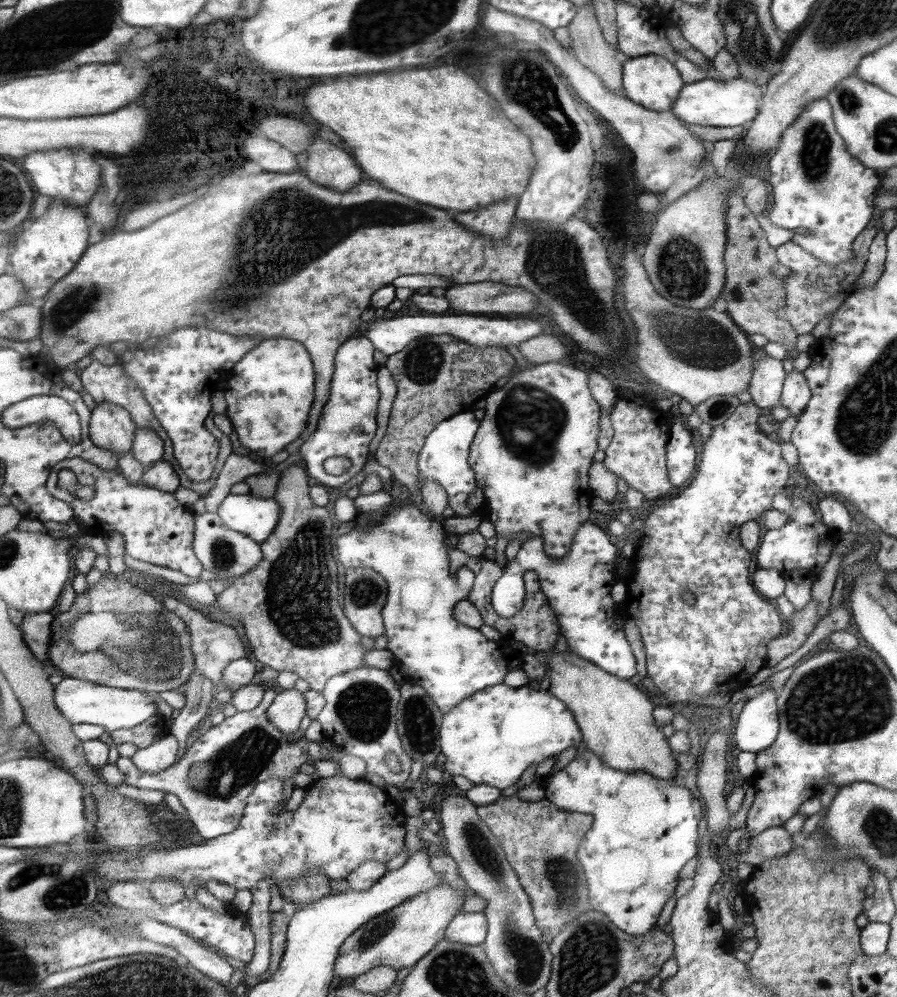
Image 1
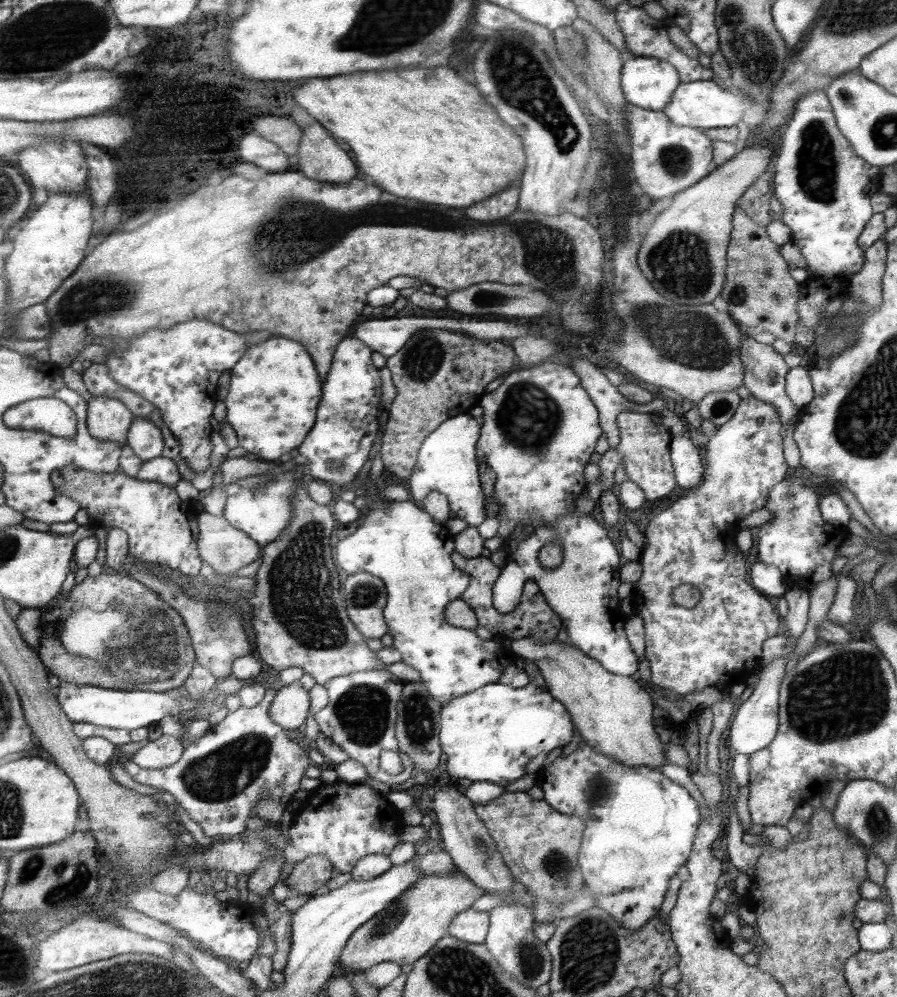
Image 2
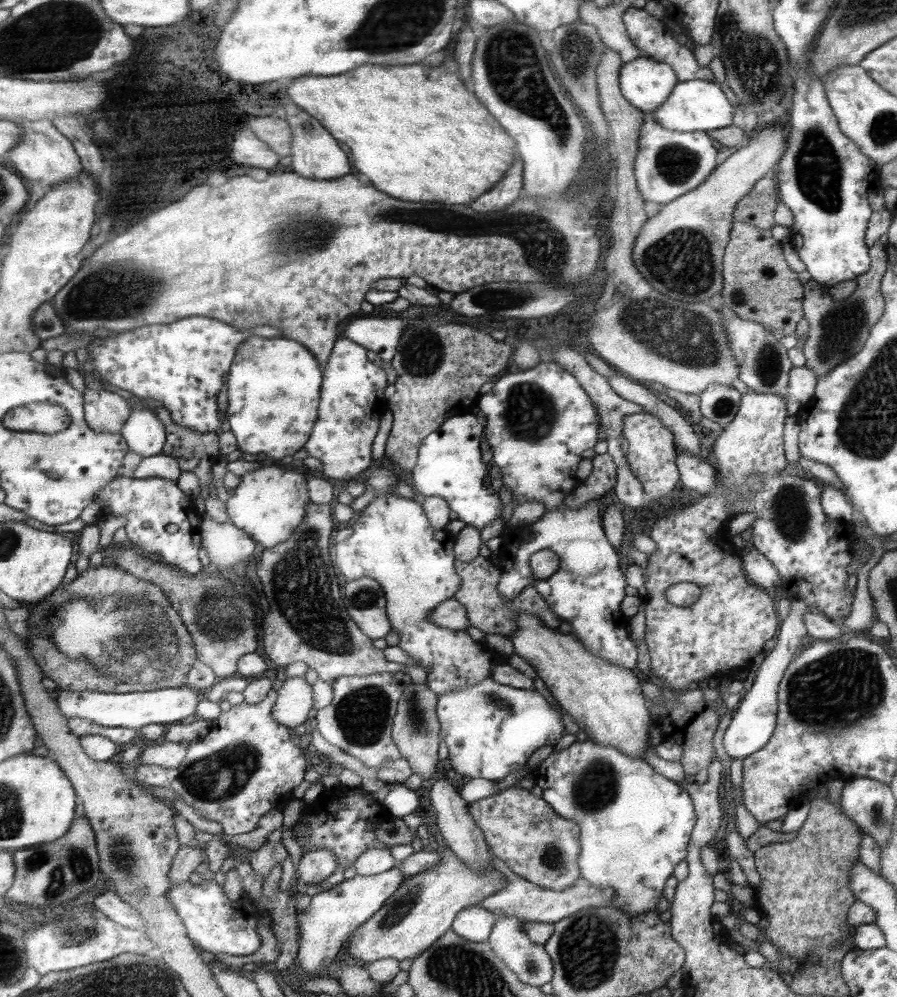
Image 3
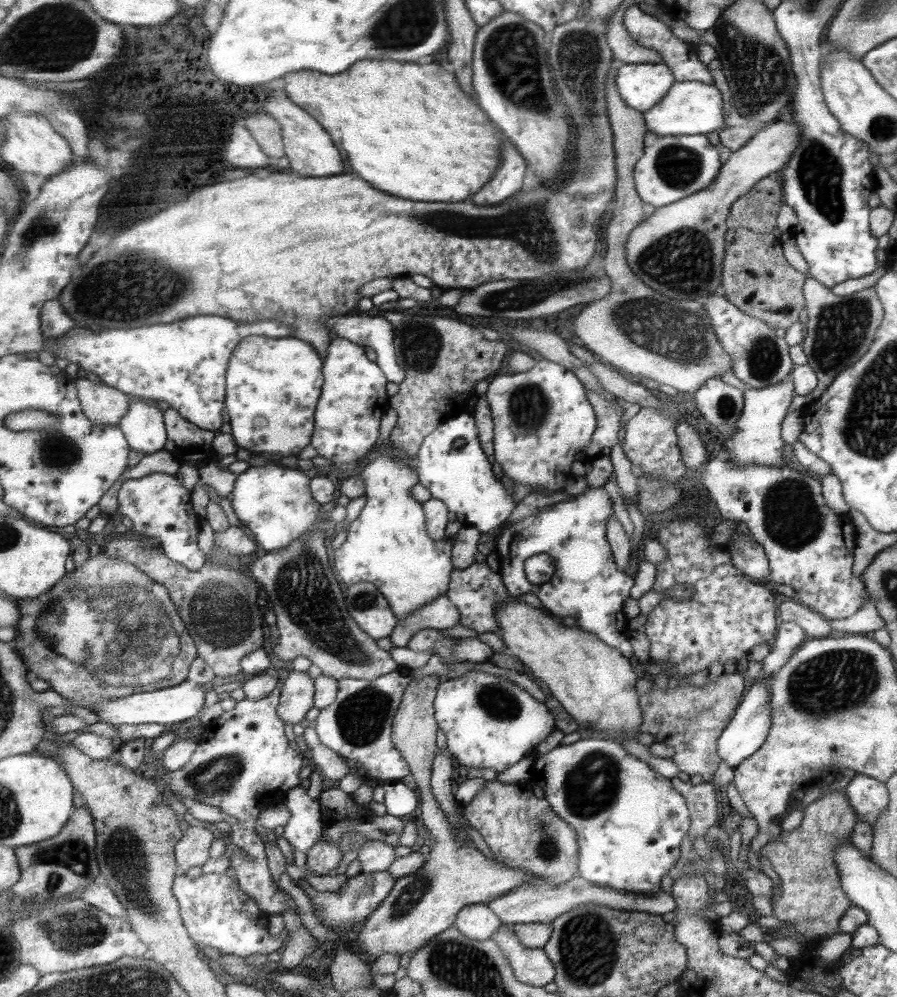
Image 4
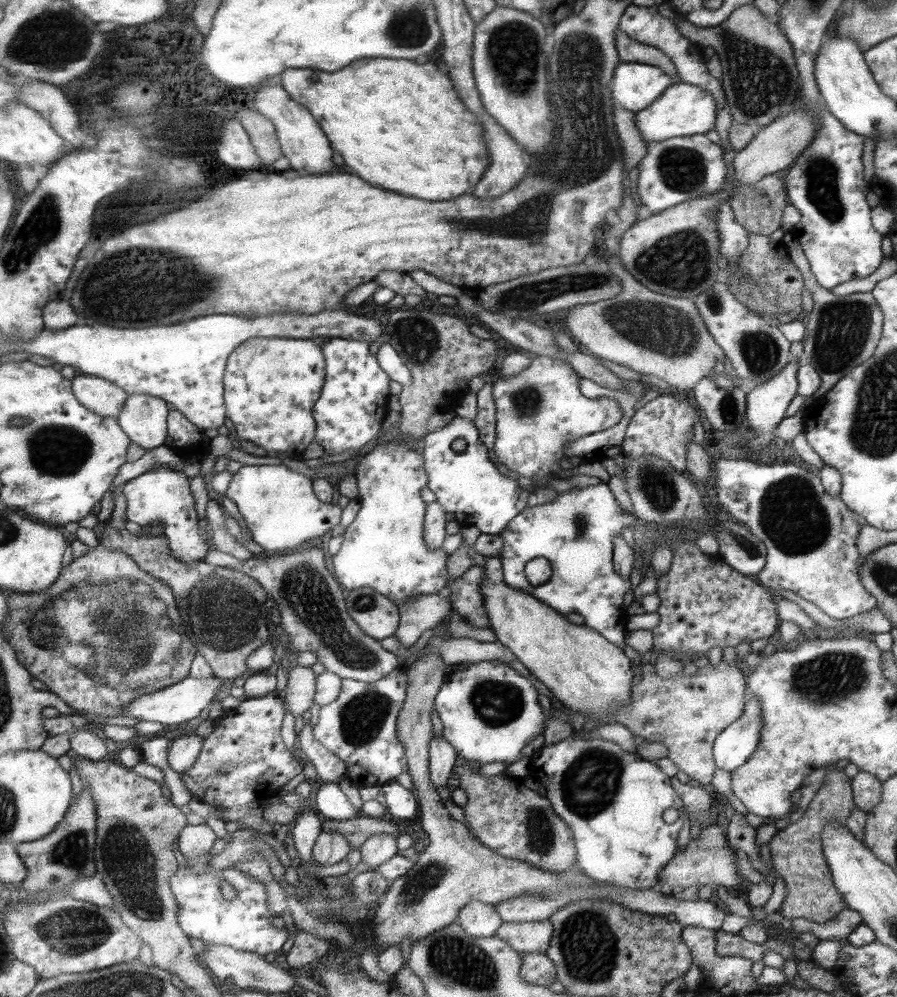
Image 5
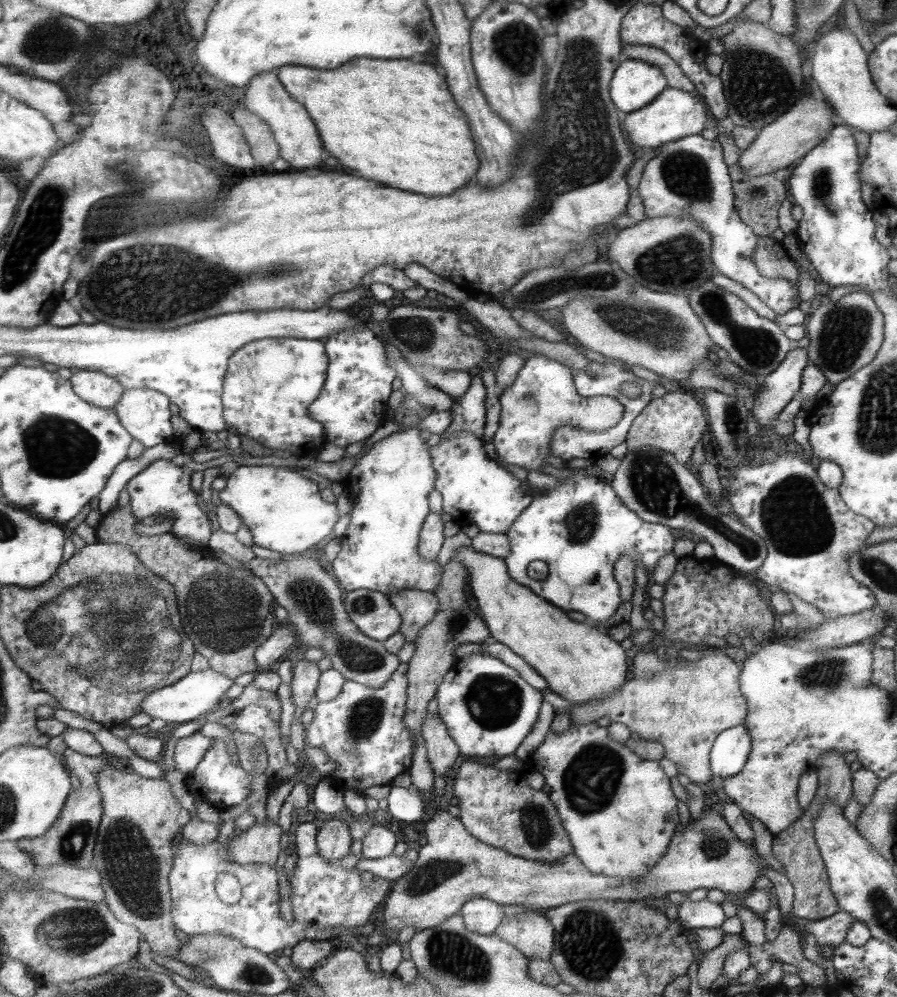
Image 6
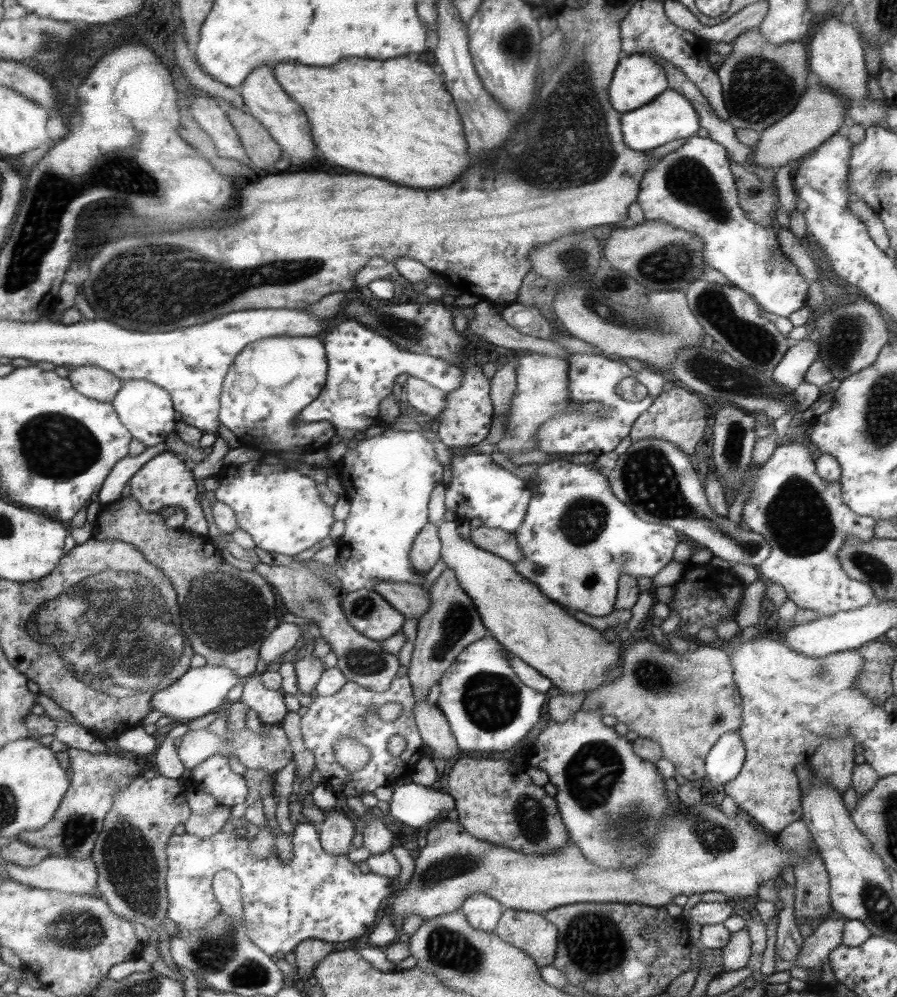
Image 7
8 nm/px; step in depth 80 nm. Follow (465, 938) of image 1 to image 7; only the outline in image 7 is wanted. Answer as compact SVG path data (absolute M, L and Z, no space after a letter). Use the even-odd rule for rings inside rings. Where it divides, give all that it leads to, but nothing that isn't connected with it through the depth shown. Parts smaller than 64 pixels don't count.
M476 893L465 899L460 910L465 915L469 927L483 931L483 933L492 933L496 930L497 923L505 909L496 899Z

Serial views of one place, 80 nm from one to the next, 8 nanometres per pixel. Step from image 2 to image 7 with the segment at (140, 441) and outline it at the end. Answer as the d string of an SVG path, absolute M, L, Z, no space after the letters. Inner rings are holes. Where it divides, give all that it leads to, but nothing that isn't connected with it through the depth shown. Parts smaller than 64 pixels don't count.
M125 381L120 394L112 404L131 435L145 442L148 448L167 442L167 438L175 433L178 424L175 418L176 409L171 394L165 388L149 381Z

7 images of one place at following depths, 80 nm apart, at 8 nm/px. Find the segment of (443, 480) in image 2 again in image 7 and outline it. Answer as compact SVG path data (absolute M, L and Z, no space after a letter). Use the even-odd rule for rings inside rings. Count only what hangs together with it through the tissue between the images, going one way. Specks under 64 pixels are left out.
M449 447L448 451L452 476L444 486L444 507L455 514L455 522L459 524L460 520L477 519L481 522L480 526L487 529L515 532L523 524L529 496L532 496L527 484L471 448Z

